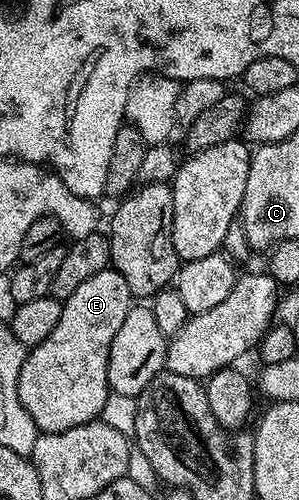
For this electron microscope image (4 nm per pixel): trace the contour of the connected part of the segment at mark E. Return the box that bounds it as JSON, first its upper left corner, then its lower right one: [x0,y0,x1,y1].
[19,269,130,432]

